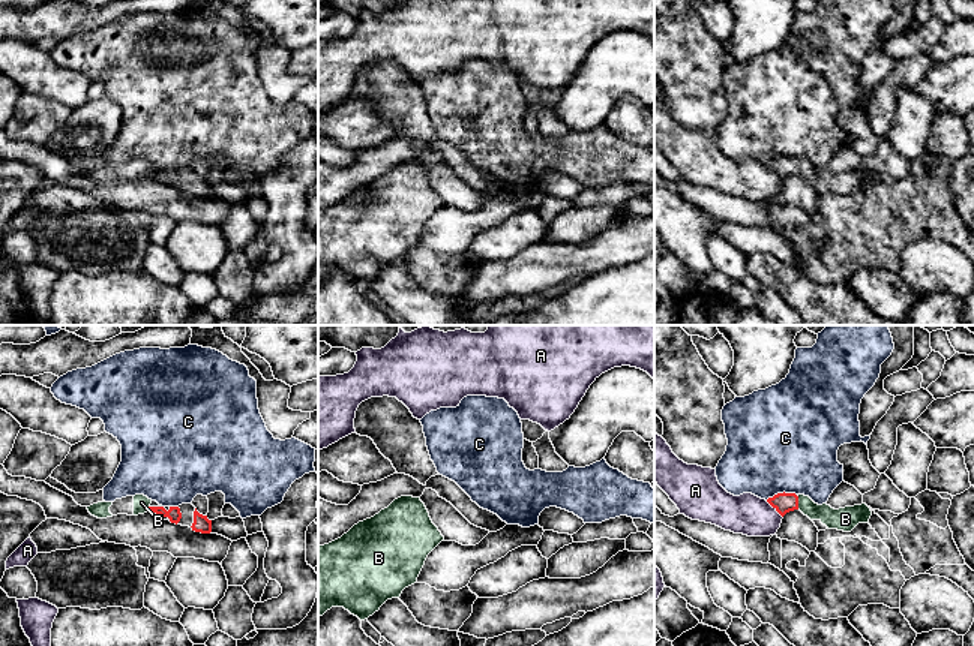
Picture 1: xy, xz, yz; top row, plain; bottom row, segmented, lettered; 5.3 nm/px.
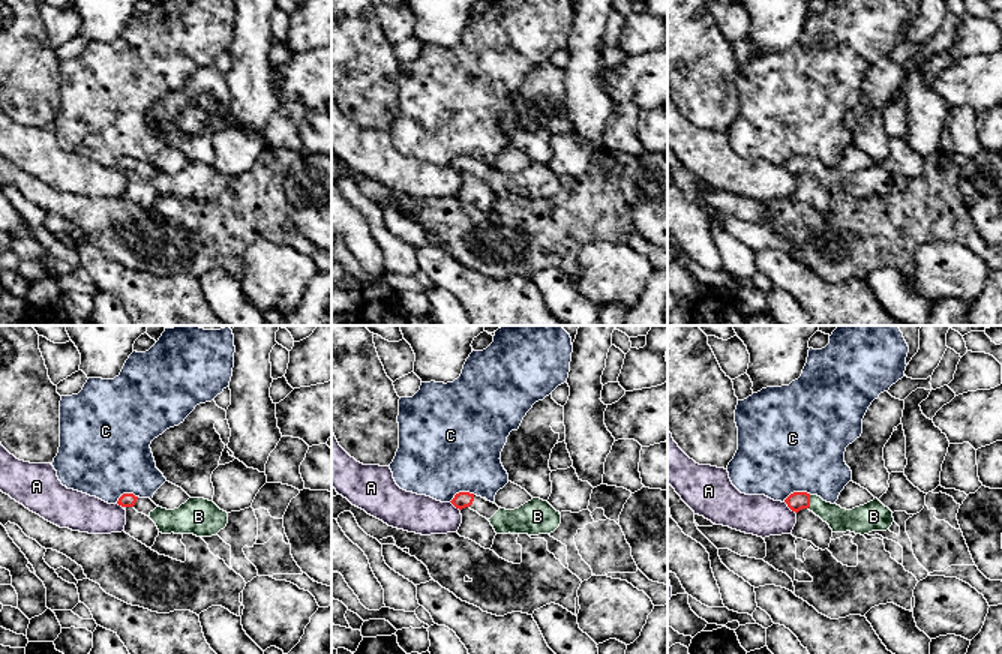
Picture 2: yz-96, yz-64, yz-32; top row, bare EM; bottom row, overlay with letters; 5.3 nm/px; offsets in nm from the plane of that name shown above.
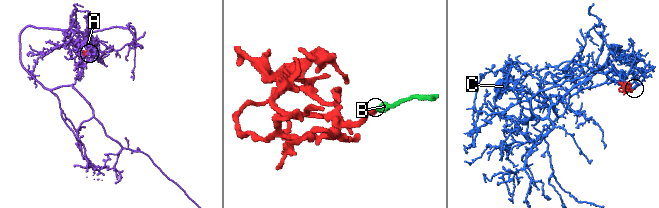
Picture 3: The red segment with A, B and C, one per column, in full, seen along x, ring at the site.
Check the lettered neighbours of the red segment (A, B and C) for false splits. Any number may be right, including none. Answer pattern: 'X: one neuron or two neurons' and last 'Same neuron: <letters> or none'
A: two neurons
B: one neuron
C: two neurons
Same neuron: B

